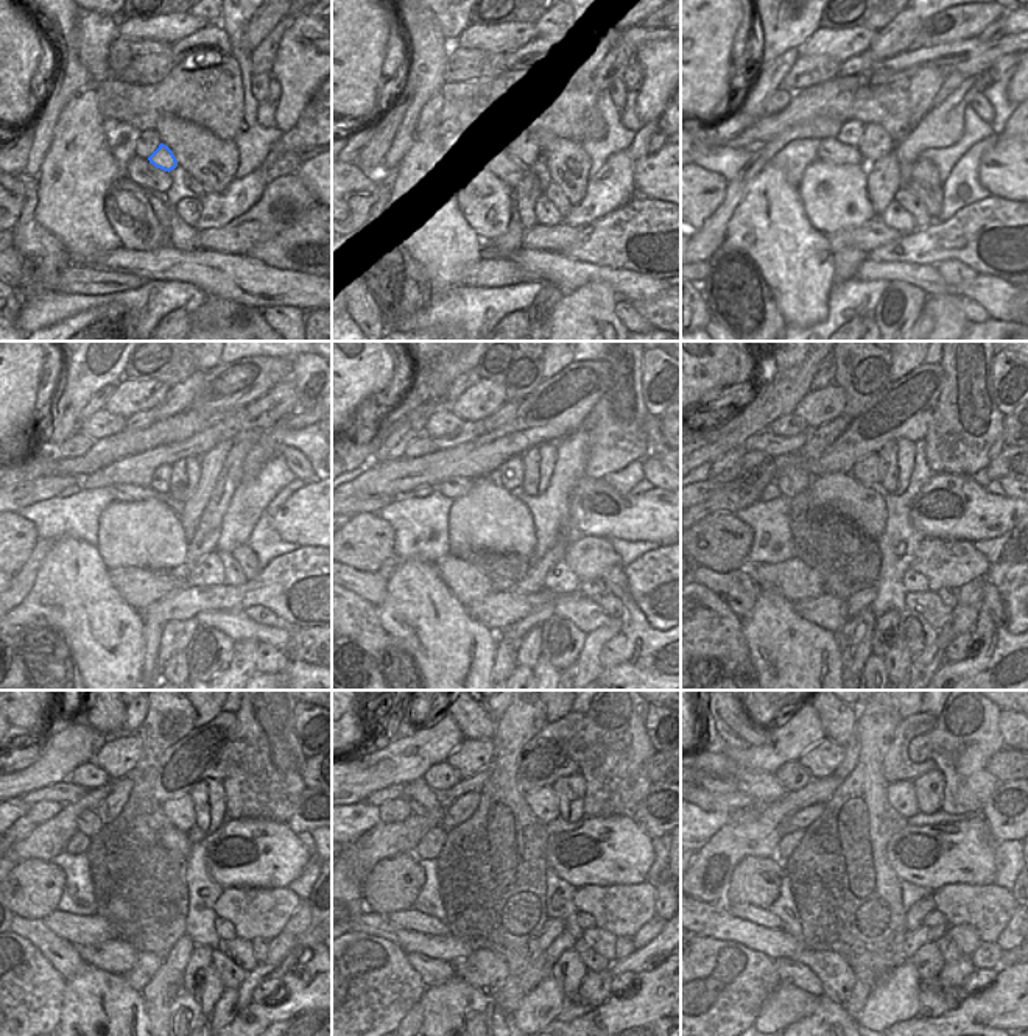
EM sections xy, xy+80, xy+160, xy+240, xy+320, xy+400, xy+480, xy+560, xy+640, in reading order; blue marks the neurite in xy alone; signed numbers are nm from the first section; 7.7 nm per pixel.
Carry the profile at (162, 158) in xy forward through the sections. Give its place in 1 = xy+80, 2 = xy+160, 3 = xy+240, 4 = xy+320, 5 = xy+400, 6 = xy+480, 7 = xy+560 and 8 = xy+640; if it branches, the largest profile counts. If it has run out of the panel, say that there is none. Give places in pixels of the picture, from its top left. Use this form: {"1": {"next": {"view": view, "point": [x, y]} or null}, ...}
{"1": {"next": {"view": "xy+80", "point": [522, 148]}}, "2": {"next": {"view": "xy+160", "point": [876, 142]}}, "3": {"next": {"view": "xy+240", "point": [184, 480]}}, "4": {"next": {"view": "xy+320", "point": [539, 461]}}, "5": {"next": {"view": "xy+400", "point": [897, 455]}}, "6": {"next": {"view": "xy+480", "point": [207, 796]}}, "7": {"next": {"view": "xy+560", "point": [570, 790]}}, "8": {"next": {"view": "xy+640", "point": [929, 789]}}}

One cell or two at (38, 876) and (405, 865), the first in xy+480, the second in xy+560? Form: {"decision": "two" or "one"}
{"decision": "one"}

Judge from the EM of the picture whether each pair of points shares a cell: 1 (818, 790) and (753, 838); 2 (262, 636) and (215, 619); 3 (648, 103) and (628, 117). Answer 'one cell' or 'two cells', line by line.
1: one cell
2: one cell
3: two cells

